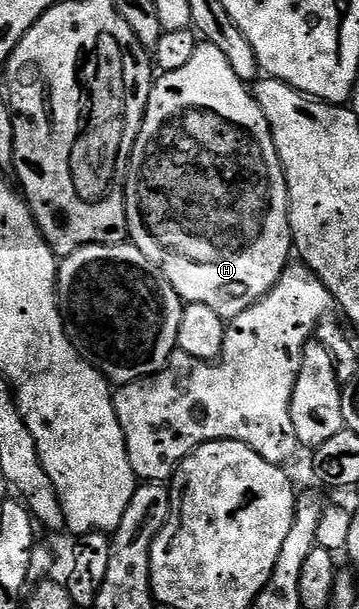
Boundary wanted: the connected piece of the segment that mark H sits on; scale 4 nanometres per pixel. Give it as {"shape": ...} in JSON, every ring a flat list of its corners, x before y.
{"shape":[[200,43,196,47,196,51,192,55,192,59,188,59,188,63,184,63,184,67,180,67,180,71,172,71,171,73,162,73,161,76,150,86,150,98,146,104,146,114,142,120,142,125,136,130,138,137,128,149,128,157,130,153,130,166,126,169,126,185,124,184,124,196,126,198,126,218,128,219,128,227,130,232,128,234,129,240,140,250,145,257,155,265,164,275,164,279,168,279,170,286,176,290,178,296,186,303,204,303,208,307,212,307,212,311,216,311,216,315,220,315,223,319,232,319,236,315,240,315,244,311,248,311,248,307,252,307,264,295,268,295,268,291,272,291,272,287,280,279,280,275,285,271,286,266,292,261,292,238,290,236,290,200,288,199,288,187,286,186,286,176,282,170,282,164,278,158,276,151,276,143,272,139,272,131,268,127,268,119,264,119,264,111,260,111,258,100,254,98,253,92,248,88,247,82,240,79,240,75,236,75,236,71,232,71,228,59,224,59,219,49,211,45]]}

